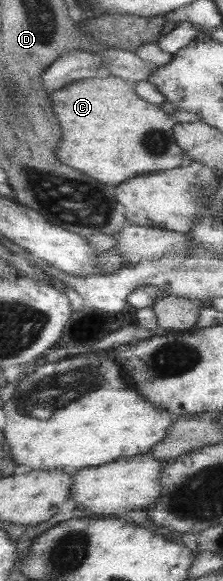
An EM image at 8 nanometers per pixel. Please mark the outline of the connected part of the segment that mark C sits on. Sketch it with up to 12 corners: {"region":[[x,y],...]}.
{"region":[[121,77],[51,92],[57,158],[113,188],[192,163]]}

